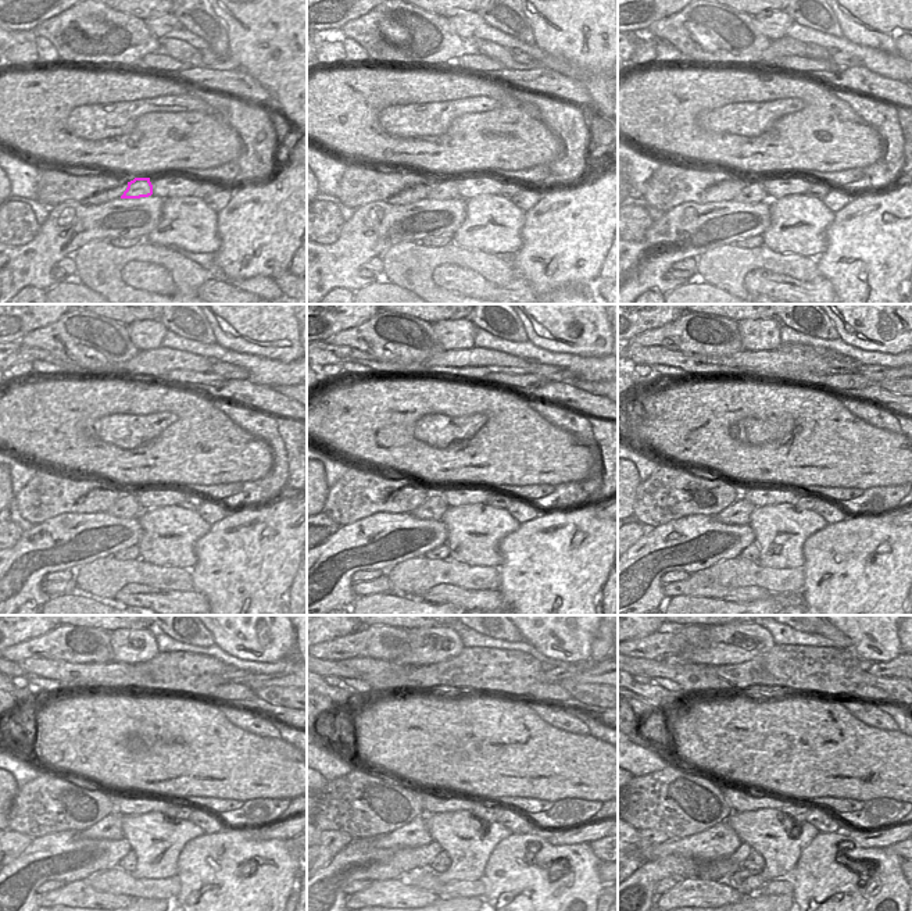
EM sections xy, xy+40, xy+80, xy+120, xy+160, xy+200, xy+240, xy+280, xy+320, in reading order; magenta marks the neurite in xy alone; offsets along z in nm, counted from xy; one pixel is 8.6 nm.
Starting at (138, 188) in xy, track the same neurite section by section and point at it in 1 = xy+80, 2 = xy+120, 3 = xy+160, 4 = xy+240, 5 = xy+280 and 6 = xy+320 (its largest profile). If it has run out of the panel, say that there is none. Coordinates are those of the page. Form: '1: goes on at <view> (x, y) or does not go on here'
1: goes on at xy+80 (754, 192)
2: goes on at xy+120 (127, 506)
3: goes on at xy+160 (433, 507)
4: goes on at xy+240 (110, 826)
5: goes on at xy+280 (415, 833)
6: goes on at xy+320 (712, 849)

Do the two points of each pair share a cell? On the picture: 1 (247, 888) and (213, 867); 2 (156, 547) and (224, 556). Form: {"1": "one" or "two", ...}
{"1": "one", "2": "two"}

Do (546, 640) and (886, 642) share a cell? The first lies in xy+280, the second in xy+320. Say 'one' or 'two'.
one

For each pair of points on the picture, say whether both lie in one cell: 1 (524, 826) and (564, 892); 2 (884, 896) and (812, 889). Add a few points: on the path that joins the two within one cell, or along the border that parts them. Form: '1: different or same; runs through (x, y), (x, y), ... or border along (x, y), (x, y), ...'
1: different; border along (536, 828), (528, 832), (512, 833)
2: same; runs through (866, 896), (855, 896), (850, 890), (830, 889)

